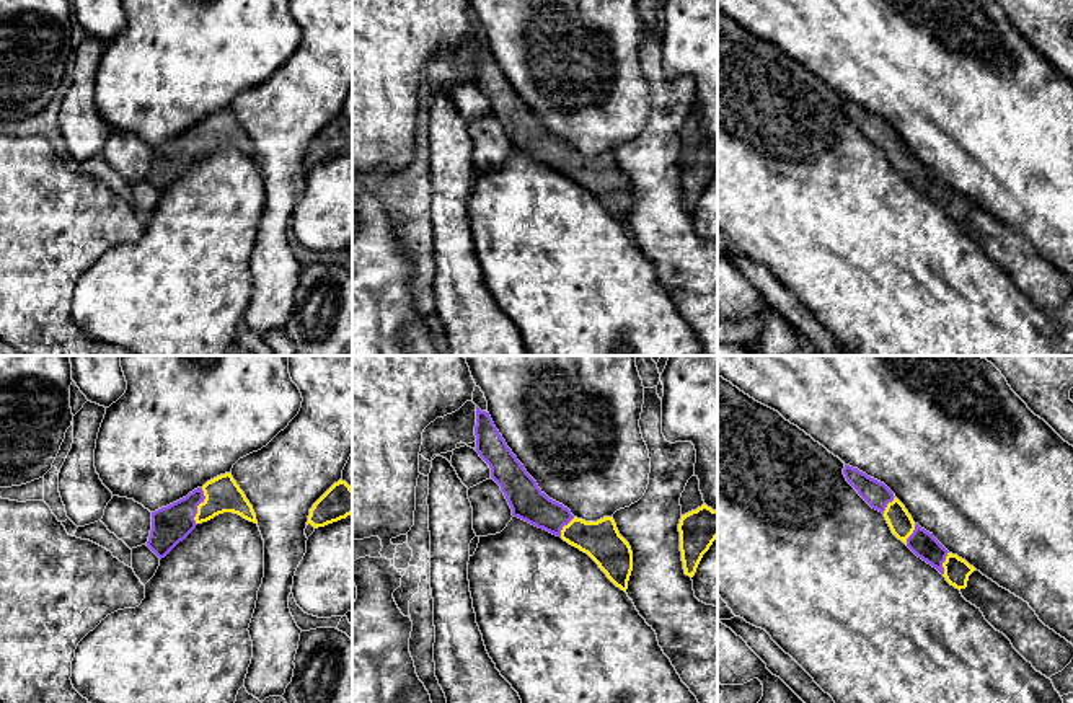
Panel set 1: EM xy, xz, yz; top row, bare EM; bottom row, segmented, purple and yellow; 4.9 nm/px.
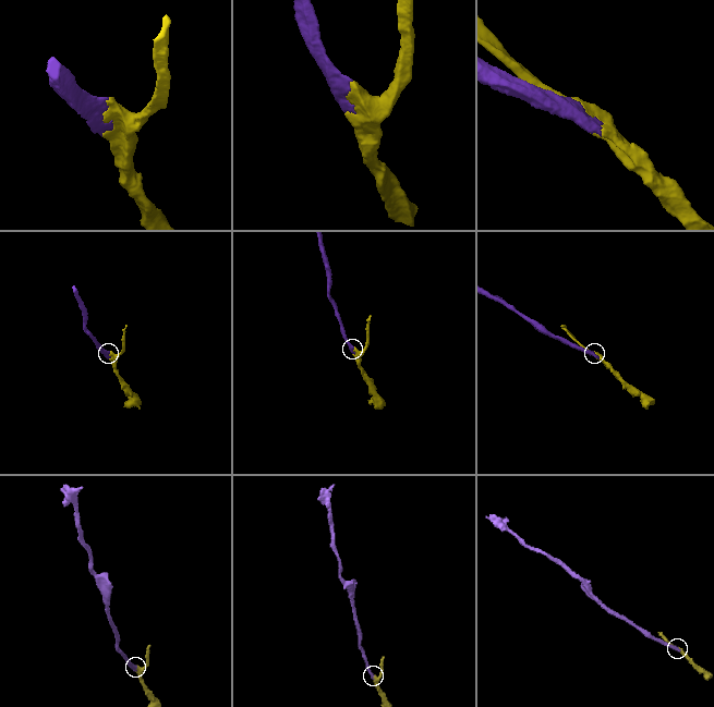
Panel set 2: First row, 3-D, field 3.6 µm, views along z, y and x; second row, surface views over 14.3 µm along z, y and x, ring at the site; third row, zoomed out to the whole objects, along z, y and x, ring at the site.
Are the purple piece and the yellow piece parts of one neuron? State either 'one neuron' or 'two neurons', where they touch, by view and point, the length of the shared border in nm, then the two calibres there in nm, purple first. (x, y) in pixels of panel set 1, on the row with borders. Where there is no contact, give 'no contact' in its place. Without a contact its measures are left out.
one neuron | xy (198, 504) | 190 nm | 190/180 nm

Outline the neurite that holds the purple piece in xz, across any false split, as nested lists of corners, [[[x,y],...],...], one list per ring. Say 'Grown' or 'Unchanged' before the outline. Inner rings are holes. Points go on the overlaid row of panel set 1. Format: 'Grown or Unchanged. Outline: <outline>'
Grown. Outline: [[[478,406],[475,436],[476,452],[489,465],[491,478],[501,486],[512,515],[587,553],[607,577],[626,592],[633,571],[633,551],[620,535],[613,517],[585,522],[550,499],[507,447],[489,413]]]

